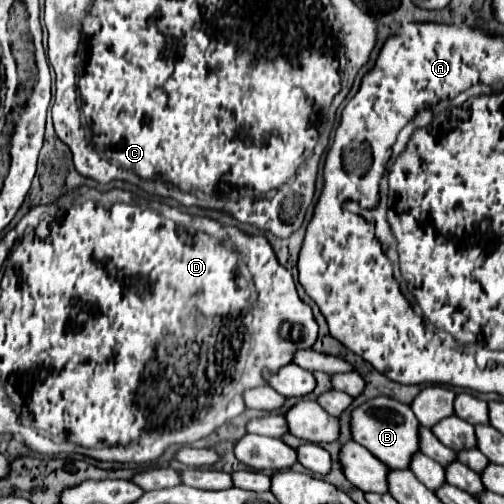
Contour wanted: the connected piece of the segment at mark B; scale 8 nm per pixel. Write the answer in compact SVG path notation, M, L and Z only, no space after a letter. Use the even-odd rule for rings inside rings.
M376 396L352 408L350 434L354 442L370 450L388 468L408 468L414 452L418 452L418 420L414 412L410 412L410 406L388 396Z

